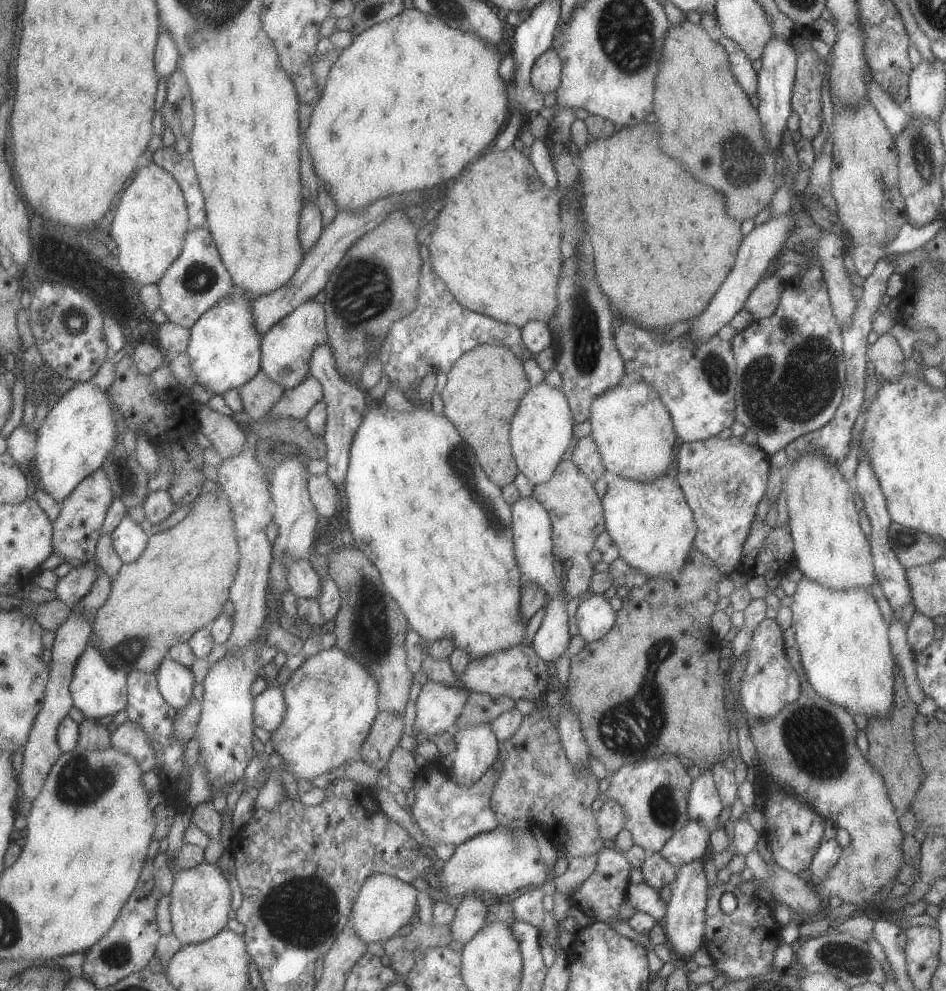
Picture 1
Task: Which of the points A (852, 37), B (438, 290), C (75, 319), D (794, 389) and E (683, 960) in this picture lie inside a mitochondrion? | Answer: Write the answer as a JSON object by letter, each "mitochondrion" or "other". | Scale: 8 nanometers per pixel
{"A":"other","B":"other","C":"mitochondrion","D":"mitochondrion","E":"other"}

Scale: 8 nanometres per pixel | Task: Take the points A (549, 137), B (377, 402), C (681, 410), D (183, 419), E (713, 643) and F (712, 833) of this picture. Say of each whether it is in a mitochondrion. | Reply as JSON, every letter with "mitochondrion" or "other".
{"A":"other","B":"other","C":"other","D":"other","E":"other","F":"other"}

